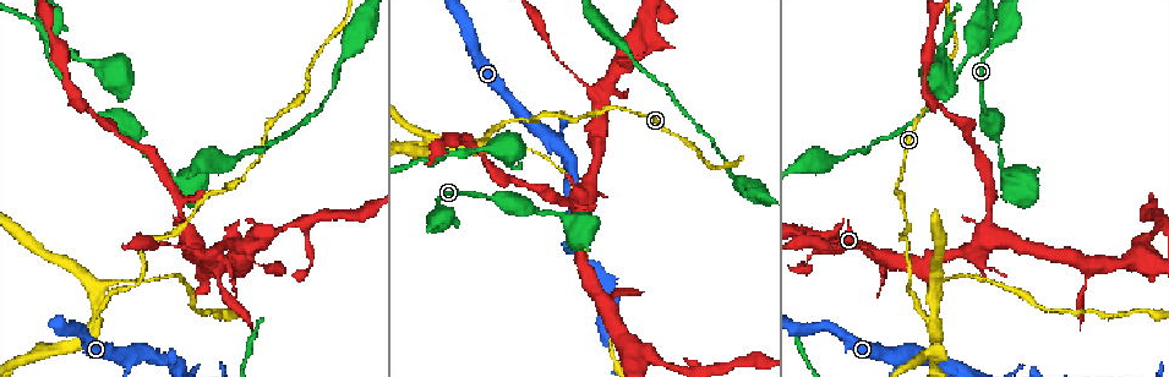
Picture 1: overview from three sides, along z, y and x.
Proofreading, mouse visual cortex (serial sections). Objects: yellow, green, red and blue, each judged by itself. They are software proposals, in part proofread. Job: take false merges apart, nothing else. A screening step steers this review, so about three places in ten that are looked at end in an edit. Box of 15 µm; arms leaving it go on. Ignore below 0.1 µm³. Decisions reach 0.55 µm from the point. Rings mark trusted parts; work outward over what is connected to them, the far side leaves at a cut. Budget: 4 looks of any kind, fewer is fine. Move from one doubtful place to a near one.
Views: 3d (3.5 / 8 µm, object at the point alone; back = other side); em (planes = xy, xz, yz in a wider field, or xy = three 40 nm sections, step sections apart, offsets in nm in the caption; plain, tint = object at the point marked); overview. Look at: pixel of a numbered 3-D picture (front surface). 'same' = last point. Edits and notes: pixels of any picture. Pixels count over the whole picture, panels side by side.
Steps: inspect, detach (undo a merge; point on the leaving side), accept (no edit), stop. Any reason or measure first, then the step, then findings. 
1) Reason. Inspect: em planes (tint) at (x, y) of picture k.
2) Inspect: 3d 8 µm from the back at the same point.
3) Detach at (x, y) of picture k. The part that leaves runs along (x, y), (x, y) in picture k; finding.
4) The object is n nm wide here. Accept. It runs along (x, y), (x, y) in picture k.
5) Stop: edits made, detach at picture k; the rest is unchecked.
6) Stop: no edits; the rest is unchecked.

Abrupt turn. Inspect: 3d 3.5 µm at (534, 118) of picture 1.

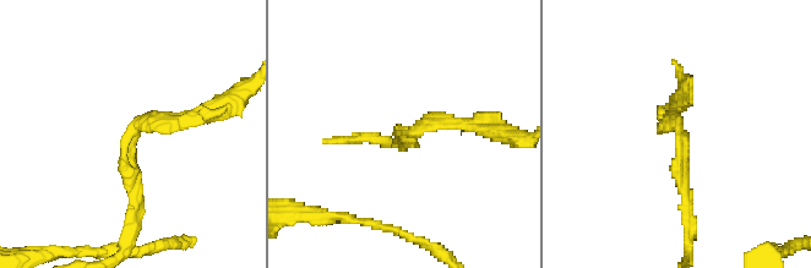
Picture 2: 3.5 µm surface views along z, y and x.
The arms are 150, 200 nm wide. Inspect: em xy step 2 (tint) at (684, 139) of picture 2.

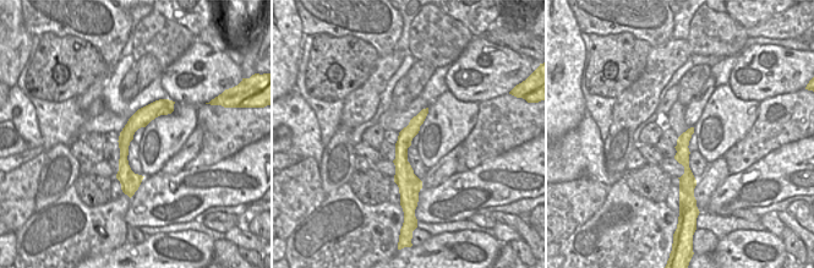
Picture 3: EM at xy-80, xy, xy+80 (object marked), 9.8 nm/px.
Accept. It runs along (200, 115), (132, 131), (132, 217) in picture 2; one cell here.

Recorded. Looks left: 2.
Sudden change in width. Inspect: 3d 3.5 µm from the back at (119, 282) of picture 1.

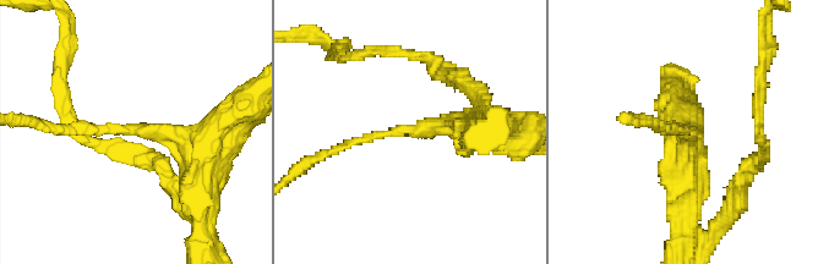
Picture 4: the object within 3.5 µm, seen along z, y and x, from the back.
The arms are 150, 350 nm wide. Inspect: em planes (tint) at (685, 131) of picture 4.

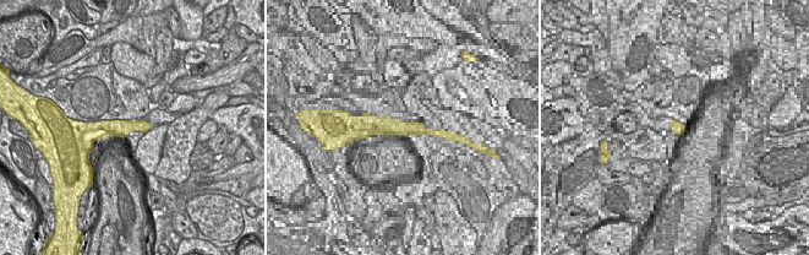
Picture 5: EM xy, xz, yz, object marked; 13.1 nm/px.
The object is 220 nm wide here. Accept. It runs along (147, 126), (109, 128), (89, 131) in picture 5; one cell here.

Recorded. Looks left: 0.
Stop: no edits; the rest is unchecked.

